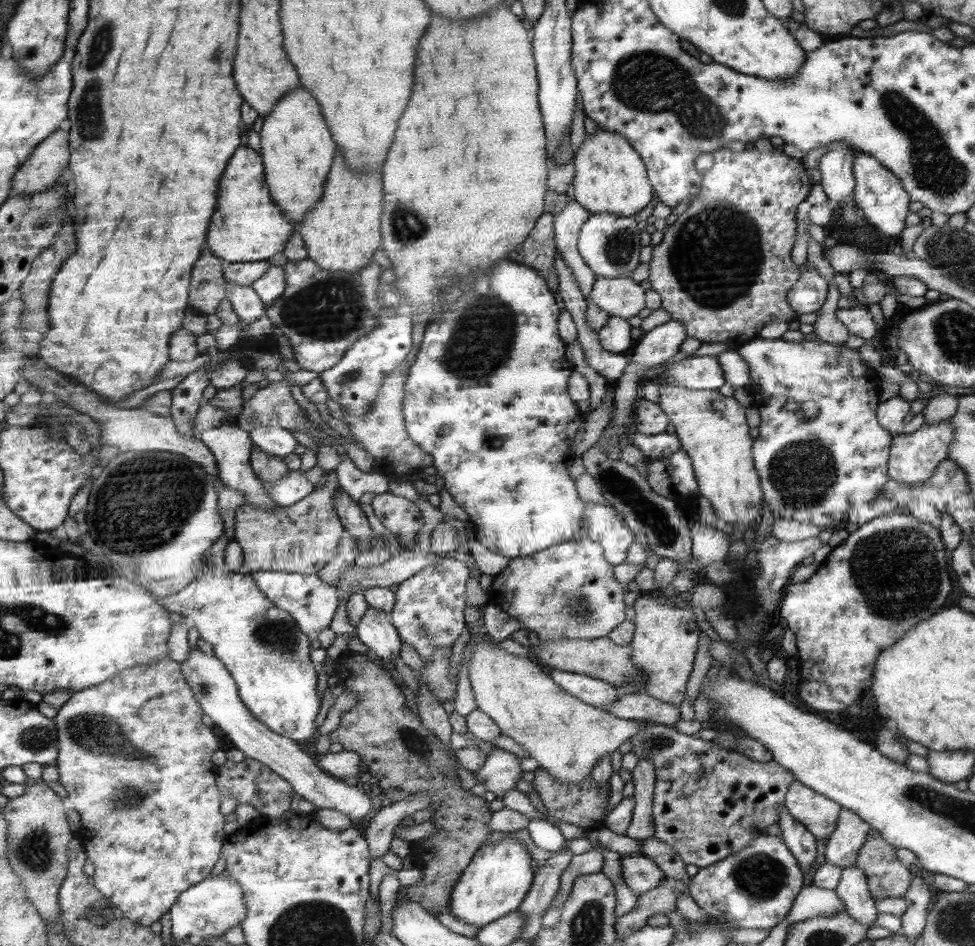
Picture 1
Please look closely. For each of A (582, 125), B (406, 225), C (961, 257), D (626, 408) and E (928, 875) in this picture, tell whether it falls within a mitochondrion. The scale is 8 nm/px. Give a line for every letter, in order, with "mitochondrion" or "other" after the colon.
A: other
B: mitochondrion
C: mitochondrion
D: other
E: other

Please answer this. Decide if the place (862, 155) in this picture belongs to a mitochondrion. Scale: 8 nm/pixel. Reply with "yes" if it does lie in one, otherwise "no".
no

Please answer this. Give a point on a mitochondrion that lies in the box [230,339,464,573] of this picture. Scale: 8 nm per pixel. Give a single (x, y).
(351, 377)

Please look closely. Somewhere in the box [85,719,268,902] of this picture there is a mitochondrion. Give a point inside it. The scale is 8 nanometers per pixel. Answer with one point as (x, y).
(128, 797)

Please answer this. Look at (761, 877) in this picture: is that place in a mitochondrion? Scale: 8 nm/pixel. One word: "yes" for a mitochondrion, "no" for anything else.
yes

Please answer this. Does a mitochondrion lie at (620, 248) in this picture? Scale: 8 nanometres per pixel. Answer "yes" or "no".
yes

